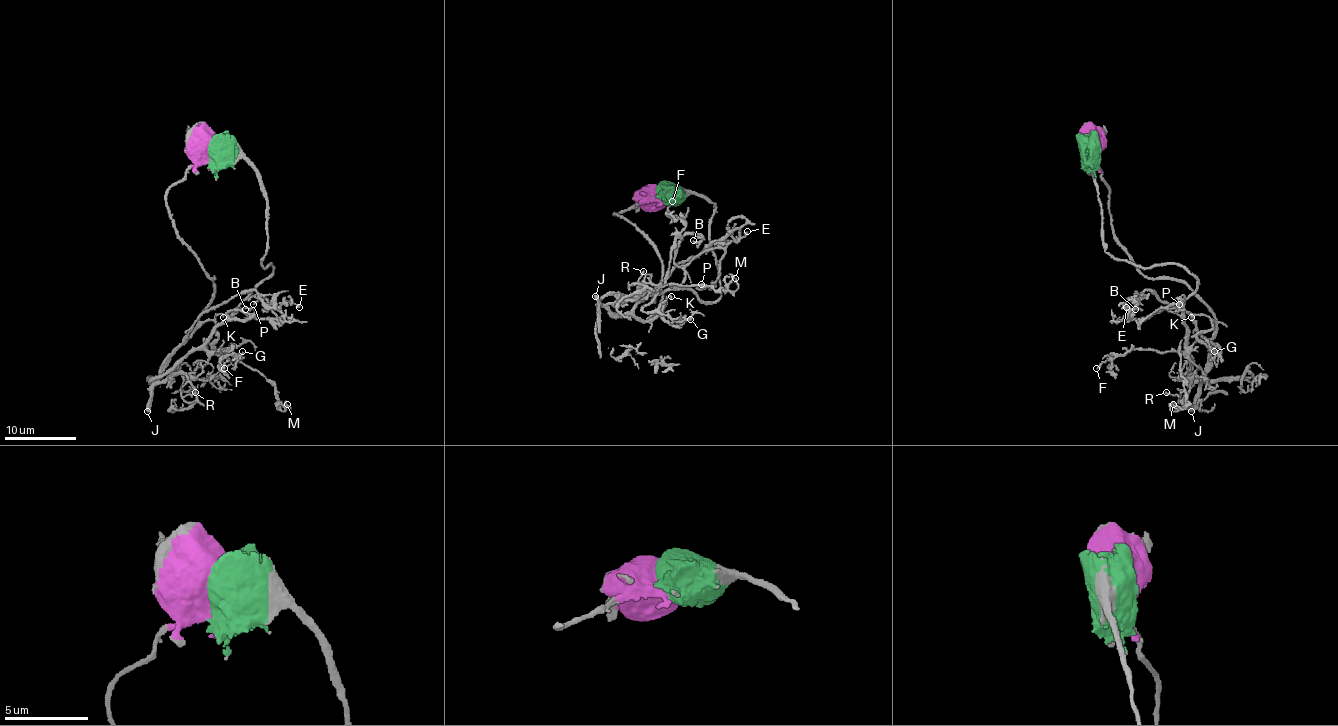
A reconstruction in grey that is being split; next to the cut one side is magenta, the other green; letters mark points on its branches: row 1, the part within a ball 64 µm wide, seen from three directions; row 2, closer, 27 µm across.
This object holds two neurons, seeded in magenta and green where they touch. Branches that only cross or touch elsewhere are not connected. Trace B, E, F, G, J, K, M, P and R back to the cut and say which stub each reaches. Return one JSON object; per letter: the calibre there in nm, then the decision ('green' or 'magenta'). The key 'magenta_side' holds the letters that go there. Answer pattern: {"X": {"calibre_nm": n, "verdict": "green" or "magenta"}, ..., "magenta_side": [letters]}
{"B": {"calibre_nm": 110, "verdict": "green"}, "E": {"calibre_nm": 150, "verdict": "magenta"}, "F": {"calibre_nm": 170, "verdict": "green"}, "G": {"calibre_nm": 140, "verdict": "magenta"}, "J": {"calibre_nm": 380, "verdict": "magenta"}, "K": {"calibre_nm": 170, "verdict": "magenta"}, "M": {"calibre_nm": 130, "verdict": "green"}, "P": {"calibre_nm": 170, "verdict": "green"}, "R": {"calibre_nm": 200, "verdict": "magenta"}, "magenta_side": ["E", "G", "J", "K", "R"]}

